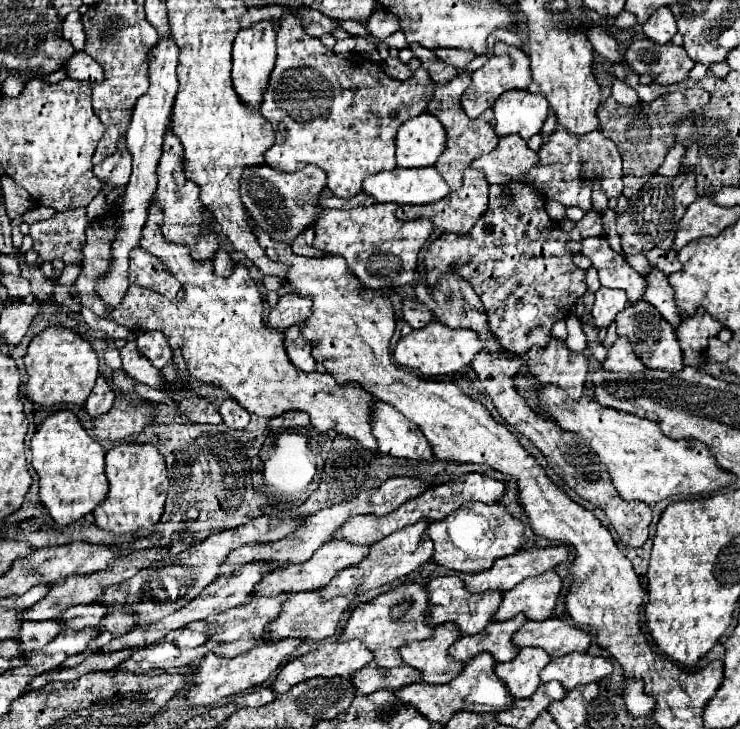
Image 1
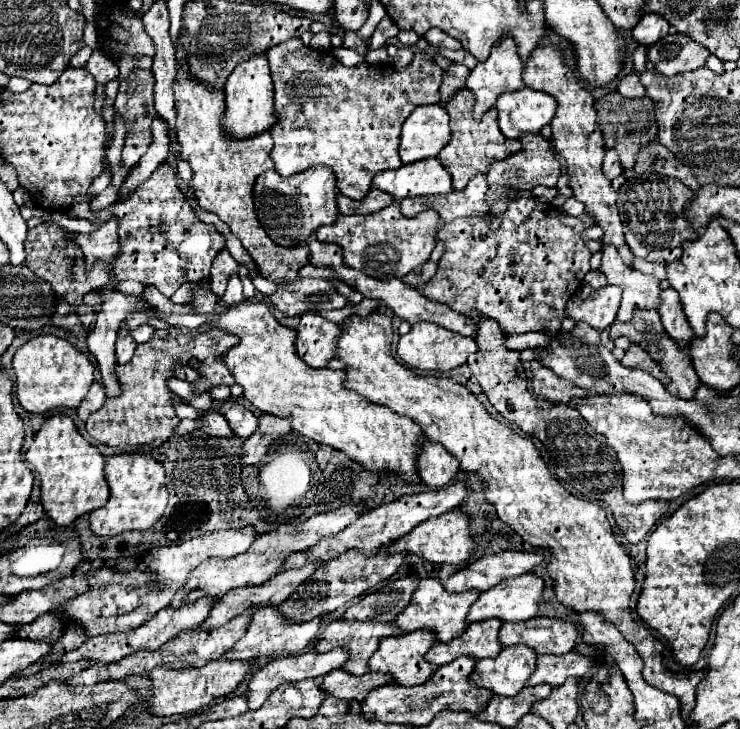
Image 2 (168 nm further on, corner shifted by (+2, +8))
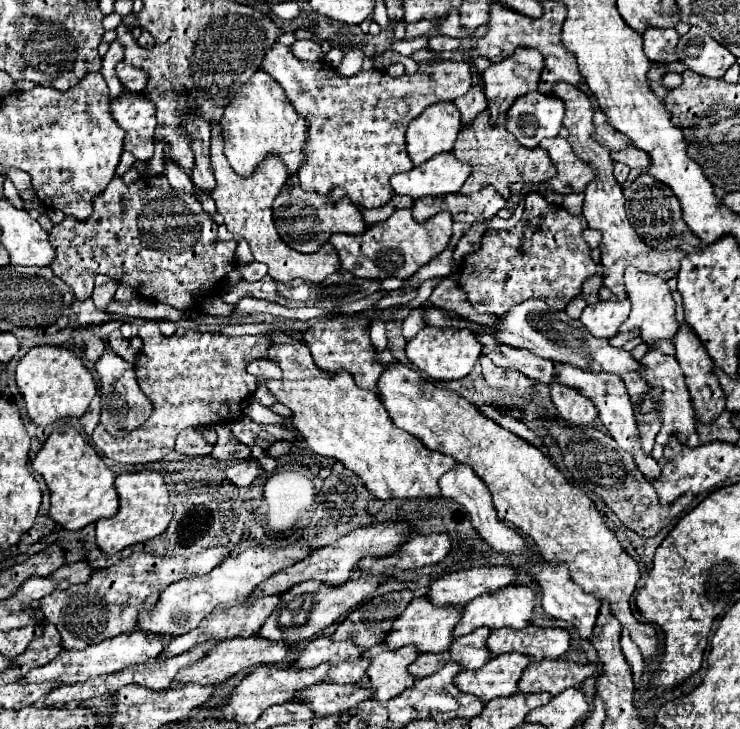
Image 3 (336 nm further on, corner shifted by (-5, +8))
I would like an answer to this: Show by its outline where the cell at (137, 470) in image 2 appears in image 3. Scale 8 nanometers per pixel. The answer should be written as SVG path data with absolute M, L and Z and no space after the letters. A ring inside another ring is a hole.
M156 470L142 472L122 472L116 476L116 492L120 496L120 508L112 518L100 518L96 522L96 542L102 552L116 554L134 542L144 542L160 536L172 520L172 502L164 478Z

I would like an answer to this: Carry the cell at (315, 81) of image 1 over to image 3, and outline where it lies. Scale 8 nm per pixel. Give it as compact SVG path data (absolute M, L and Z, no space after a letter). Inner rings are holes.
M276 44L268 50L262 62L262 70L266 70L274 80L284 88L290 104L296 112L308 122L308 138L304 144L304 164L298 168L296 176L304 190L314 190L326 196L328 200L336 202L342 196L348 196L356 206L362 208L378 208L384 206L392 198L390 176L398 172L412 170L412 162L406 152L406 128L412 118L420 116L428 106L442 102L442 100L456 100L464 96L472 86L472 74L468 62L456 60L438 60L438 62L422 62L418 64L416 74L404 74L392 78L384 70L366 70L358 72L356 76L344 78L336 74L326 60L300 60L292 54L290 46Z

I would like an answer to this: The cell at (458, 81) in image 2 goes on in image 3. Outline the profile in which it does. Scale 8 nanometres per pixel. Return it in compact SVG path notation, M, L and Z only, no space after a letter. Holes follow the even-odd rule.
M472 84L472 88L466 92L466 96L454 100L454 104L458 106L458 110L462 114L462 122L468 124L478 112L482 112L486 108L486 104L484 104L484 92L480 90L480 86Z

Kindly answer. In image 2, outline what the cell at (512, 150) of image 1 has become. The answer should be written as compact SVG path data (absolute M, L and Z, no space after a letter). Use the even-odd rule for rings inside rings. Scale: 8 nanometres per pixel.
M525 134L521 138L523 150L501 160L501 162L493 162L487 174L487 182L489 184L499 184L505 190L531 190L535 186L549 186L555 188L557 186L557 178L561 176L561 164L553 154L553 144L543 138L541 134Z

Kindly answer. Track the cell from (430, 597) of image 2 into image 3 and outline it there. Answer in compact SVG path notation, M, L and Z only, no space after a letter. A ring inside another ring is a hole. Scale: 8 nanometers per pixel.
M418 596L396 618L396 624L388 632L386 644L390 648L400 648L400 646L414 644L418 648L418 652L444 652L454 642L454 634L452 632L454 632L454 628L458 624L460 616L462 616L462 606L448 606L448 604L434 606L428 600L428 596Z

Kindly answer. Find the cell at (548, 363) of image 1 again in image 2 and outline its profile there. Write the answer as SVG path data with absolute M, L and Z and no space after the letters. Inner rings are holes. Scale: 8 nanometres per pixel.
M533 362L533 390L551 404L573 404L575 398L585 396L585 390L577 388L571 380L547 372L541 362Z

